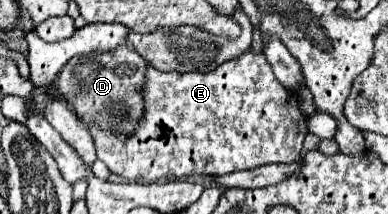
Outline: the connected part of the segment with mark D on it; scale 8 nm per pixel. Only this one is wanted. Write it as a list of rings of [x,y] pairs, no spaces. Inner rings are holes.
[[[118,47],[114,53],[96,53],[86,59],[72,57],[62,67],[60,77],[56,79],[56,85],[60,95],[68,101],[68,107],[78,115],[82,123],[96,123],[104,129],[110,129],[114,133],[122,133],[124,137],[128,137],[130,133],[134,133],[136,123],[144,117],[142,85],[146,79],[146,67],[148,63],[134,49]],[[116,105],[130,119],[116,119],[116,115],[112,117],[110,109],[114,109]]]

